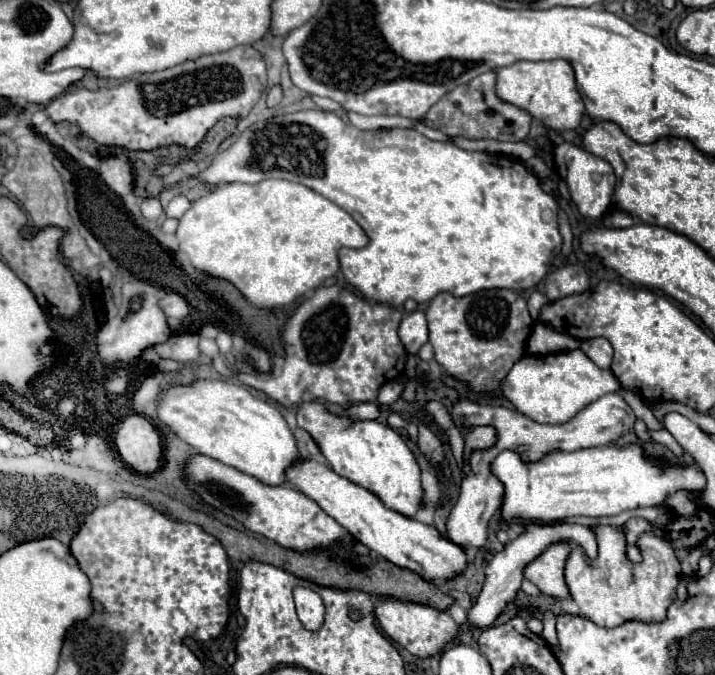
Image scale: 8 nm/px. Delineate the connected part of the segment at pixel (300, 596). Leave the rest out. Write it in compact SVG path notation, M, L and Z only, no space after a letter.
M295 587L293 591L295 597L295 607L301 623L307 629L319 629L323 623L323 601L321 597L305 587Z

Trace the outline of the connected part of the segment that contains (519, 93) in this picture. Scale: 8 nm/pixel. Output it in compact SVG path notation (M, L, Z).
M555 59L555 61L517 61L509 67L501 67L497 71L497 95L513 103L531 117L543 121L549 129L555 131L565 131L565 129L575 129L581 123L581 117L585 113L583 99L577 91L575 83L575 71L567 59Z

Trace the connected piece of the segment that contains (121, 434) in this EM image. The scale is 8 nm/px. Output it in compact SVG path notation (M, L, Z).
M129 415L113 425L115 447L121 459L141 475L151 475L163 465L163 443L157 429L139 415Z

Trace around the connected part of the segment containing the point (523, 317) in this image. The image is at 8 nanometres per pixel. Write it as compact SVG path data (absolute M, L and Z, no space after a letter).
M487 289L475 295L465 295L461 299L453 297L447 291L435 295L425 311L429 321L429 343L435 349L435 359L447 369L449 375L471 385L473 391L495 391L499 389L501 379L513 367L513 363L525 353L525 341L531 333L533 319L527 311L527 301L509 289Z

